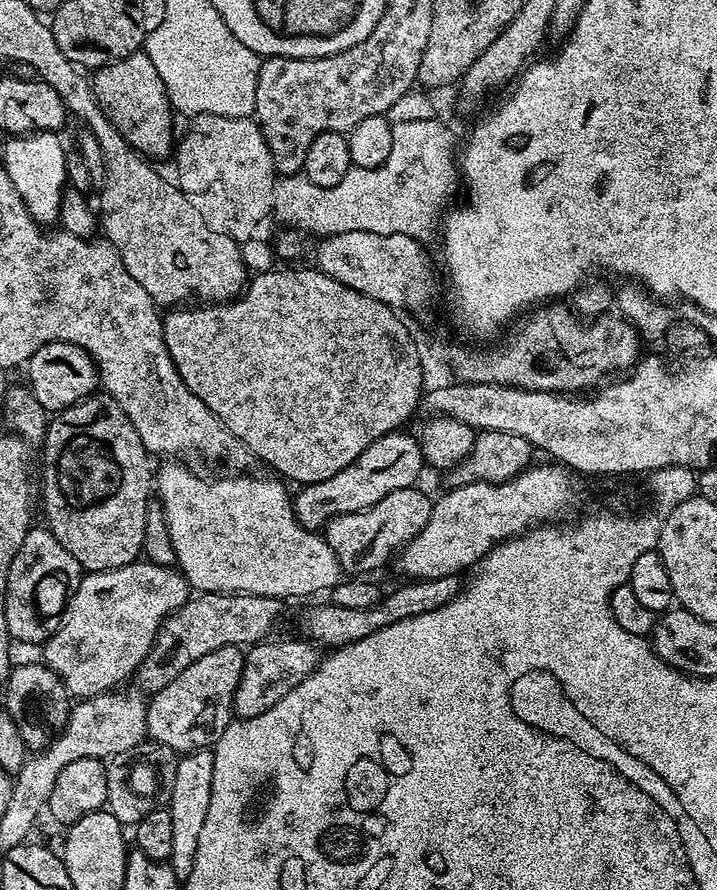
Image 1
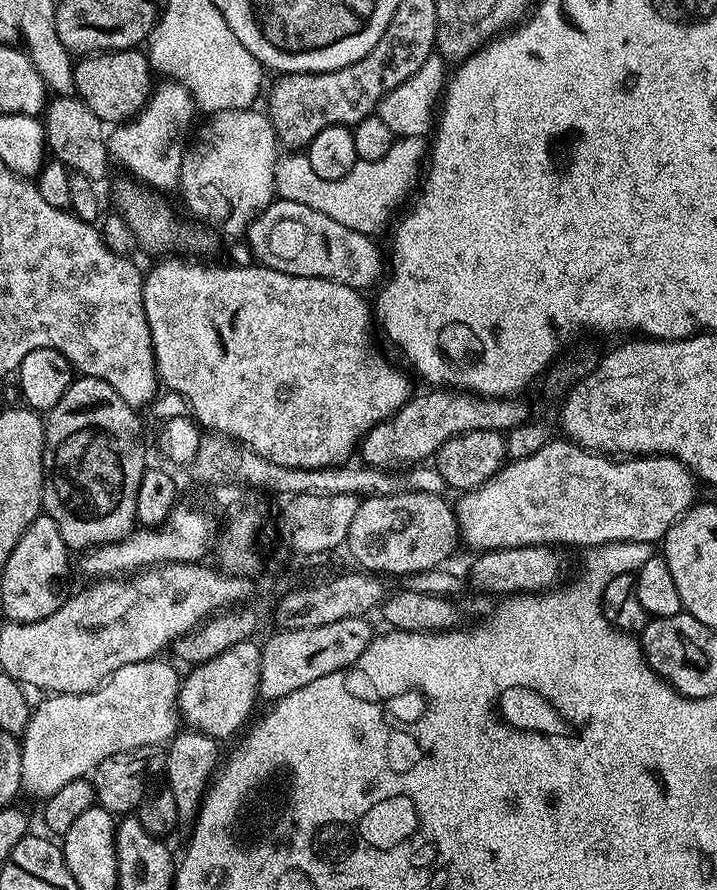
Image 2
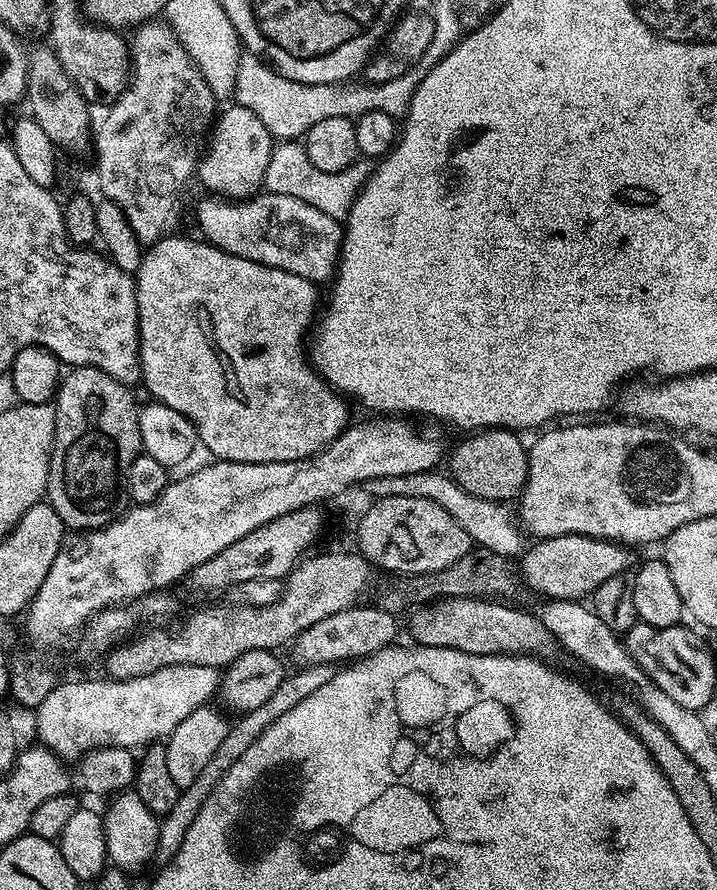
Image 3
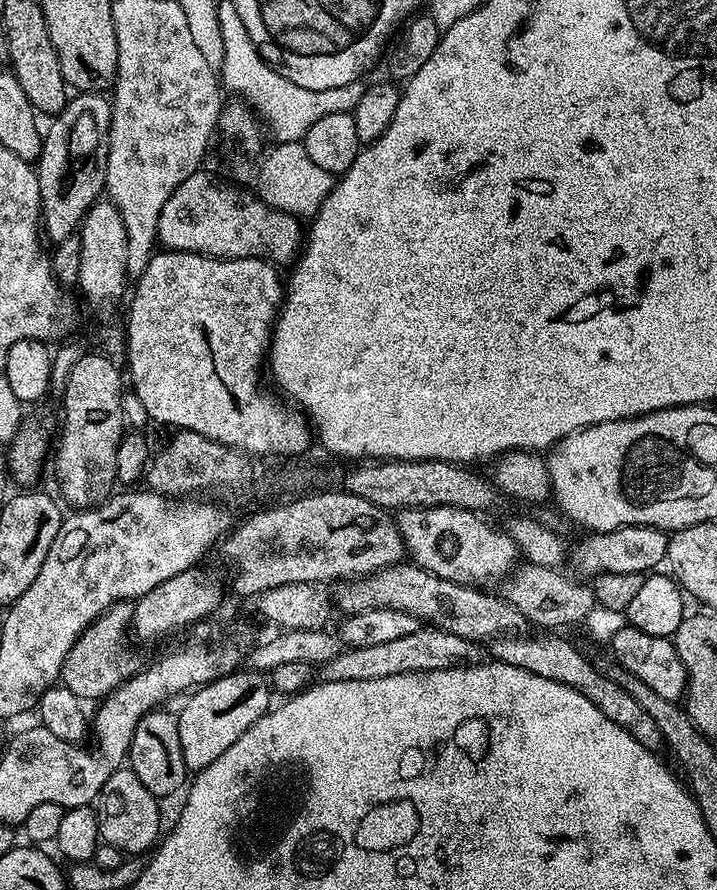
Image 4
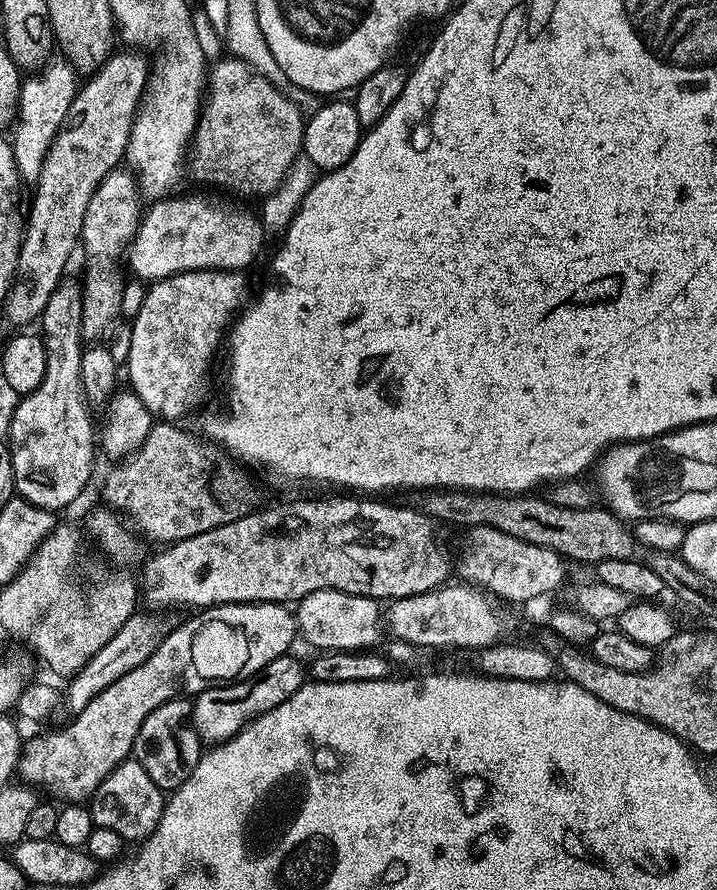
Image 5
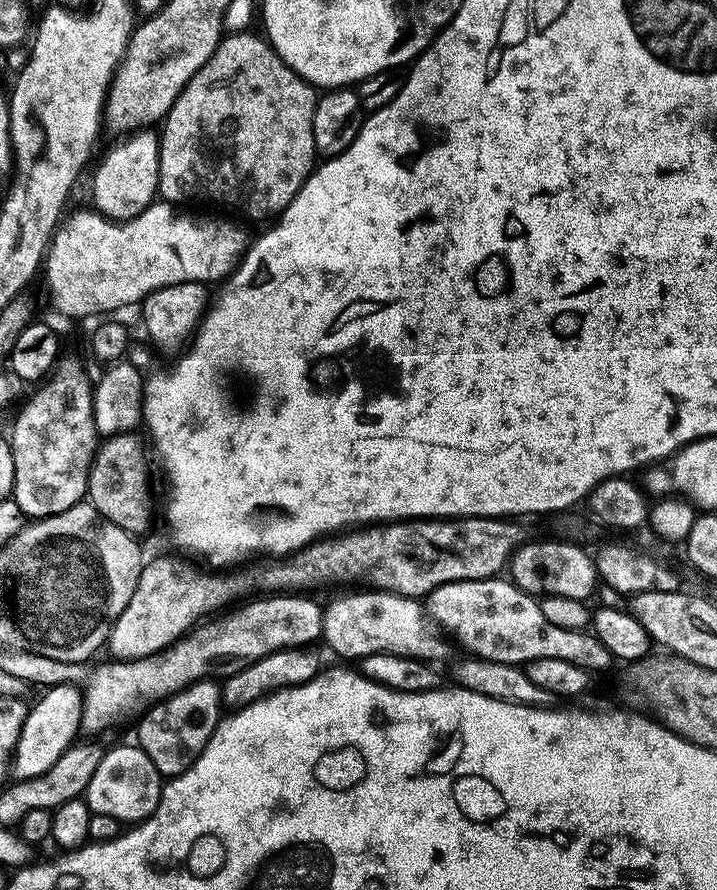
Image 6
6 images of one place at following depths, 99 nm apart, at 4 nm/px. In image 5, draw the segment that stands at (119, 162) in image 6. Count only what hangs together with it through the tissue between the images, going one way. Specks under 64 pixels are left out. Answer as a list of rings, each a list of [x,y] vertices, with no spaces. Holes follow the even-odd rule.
[[[123,167],[115,168],[94,190],[94,198],[90,198],[90,206],[86,210],[86,219],[82,221],[80,244],[82,252],[88,255],[88,277],[83,277],[82,291],[82,334],[85,341],[96,342],[100,335],[112,324],[112,319],[120,316],[120,303],[124,280],[116,269],[116,263],[125,259],[132,239],[140,229],[142,219],[142,197],[140,186],[131,171]]]

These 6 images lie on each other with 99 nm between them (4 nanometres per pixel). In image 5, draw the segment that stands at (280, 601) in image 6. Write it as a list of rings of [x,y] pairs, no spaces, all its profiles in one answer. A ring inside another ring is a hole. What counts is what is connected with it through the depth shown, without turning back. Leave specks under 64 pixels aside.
[[[220,604],[216,608],[205,608],[189,616],[192,617],[185,624],[177,628],[175,625],[169,631],[158,650],[150,654],[142,666],[130,670],[130,674],[122,674],[118,682],[106,686],[106,690],[93,698],[86,710],[78,713],[80,732],[52,732],[49,736],[25,739],[18,765],[19,779],[37,790],[43,789],[45,784],[52,788],[53,794],[57,796],[55,799],[60,802],[87,801],[98,790],[100,783],[122,761],[132,756],[132,747],[142,722],[146,722],[146,718],[158,710],[158,706],[177,699],[181,694],[195,698],[210,687],[237,679],[241,673],[252,676],[274,658],[285,655],[291,649],[288,647],[298,640],[295,611],[283,604]]]

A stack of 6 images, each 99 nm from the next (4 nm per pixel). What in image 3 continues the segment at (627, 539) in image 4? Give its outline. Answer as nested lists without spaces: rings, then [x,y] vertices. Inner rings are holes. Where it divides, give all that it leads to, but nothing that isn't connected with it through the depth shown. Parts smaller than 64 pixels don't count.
[[[566,534],[546,536],[535,541],[536,545],[525,547],[519,557],[518,576],[536,592],[549,600],[583,601],[606,582],[606,578],[625,575],[633,567],[631,547],[615,540],[599,540],[593,536]]]

